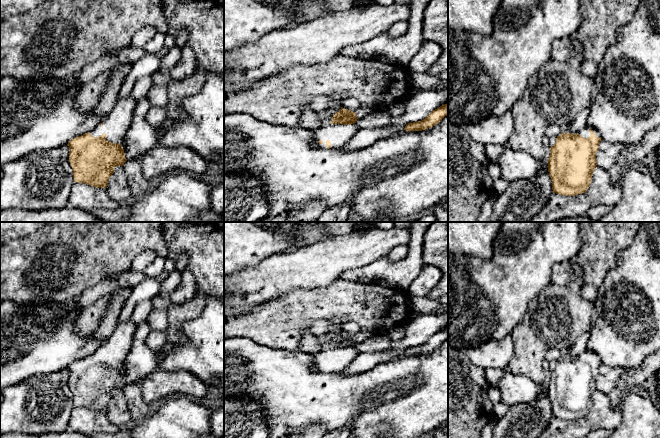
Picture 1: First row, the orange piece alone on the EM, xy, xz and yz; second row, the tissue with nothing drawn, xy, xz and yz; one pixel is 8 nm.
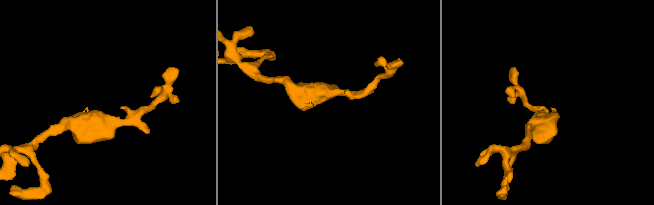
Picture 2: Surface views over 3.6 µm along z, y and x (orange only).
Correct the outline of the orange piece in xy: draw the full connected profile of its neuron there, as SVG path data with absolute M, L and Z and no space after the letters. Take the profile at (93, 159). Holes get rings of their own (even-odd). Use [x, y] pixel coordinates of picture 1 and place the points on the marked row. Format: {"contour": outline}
{"contour": "M131 93L118 100L111 113L95 129L68 142L74 182L106 189L114 168L127 161L119 143L131 125L135 106Z"}

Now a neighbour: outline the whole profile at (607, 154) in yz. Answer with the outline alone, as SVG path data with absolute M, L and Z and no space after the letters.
M601 139L596 153L597 166L608 170L614 165L623 149L624 145L621 143L611 143Z

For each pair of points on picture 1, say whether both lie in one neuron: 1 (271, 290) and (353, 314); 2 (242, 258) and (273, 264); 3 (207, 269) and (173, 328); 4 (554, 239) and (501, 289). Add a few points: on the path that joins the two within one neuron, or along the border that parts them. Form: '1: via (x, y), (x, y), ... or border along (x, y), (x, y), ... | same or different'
1: border along (307, 288), (290, 289), (263, 303) | different
2: border along (282, 252), (268, 255), (256, 264), (238, 270) | different
3: via (207, 284), (198, 299), (184, 313) | same
4: via (541, 249), (514, 276) | same

